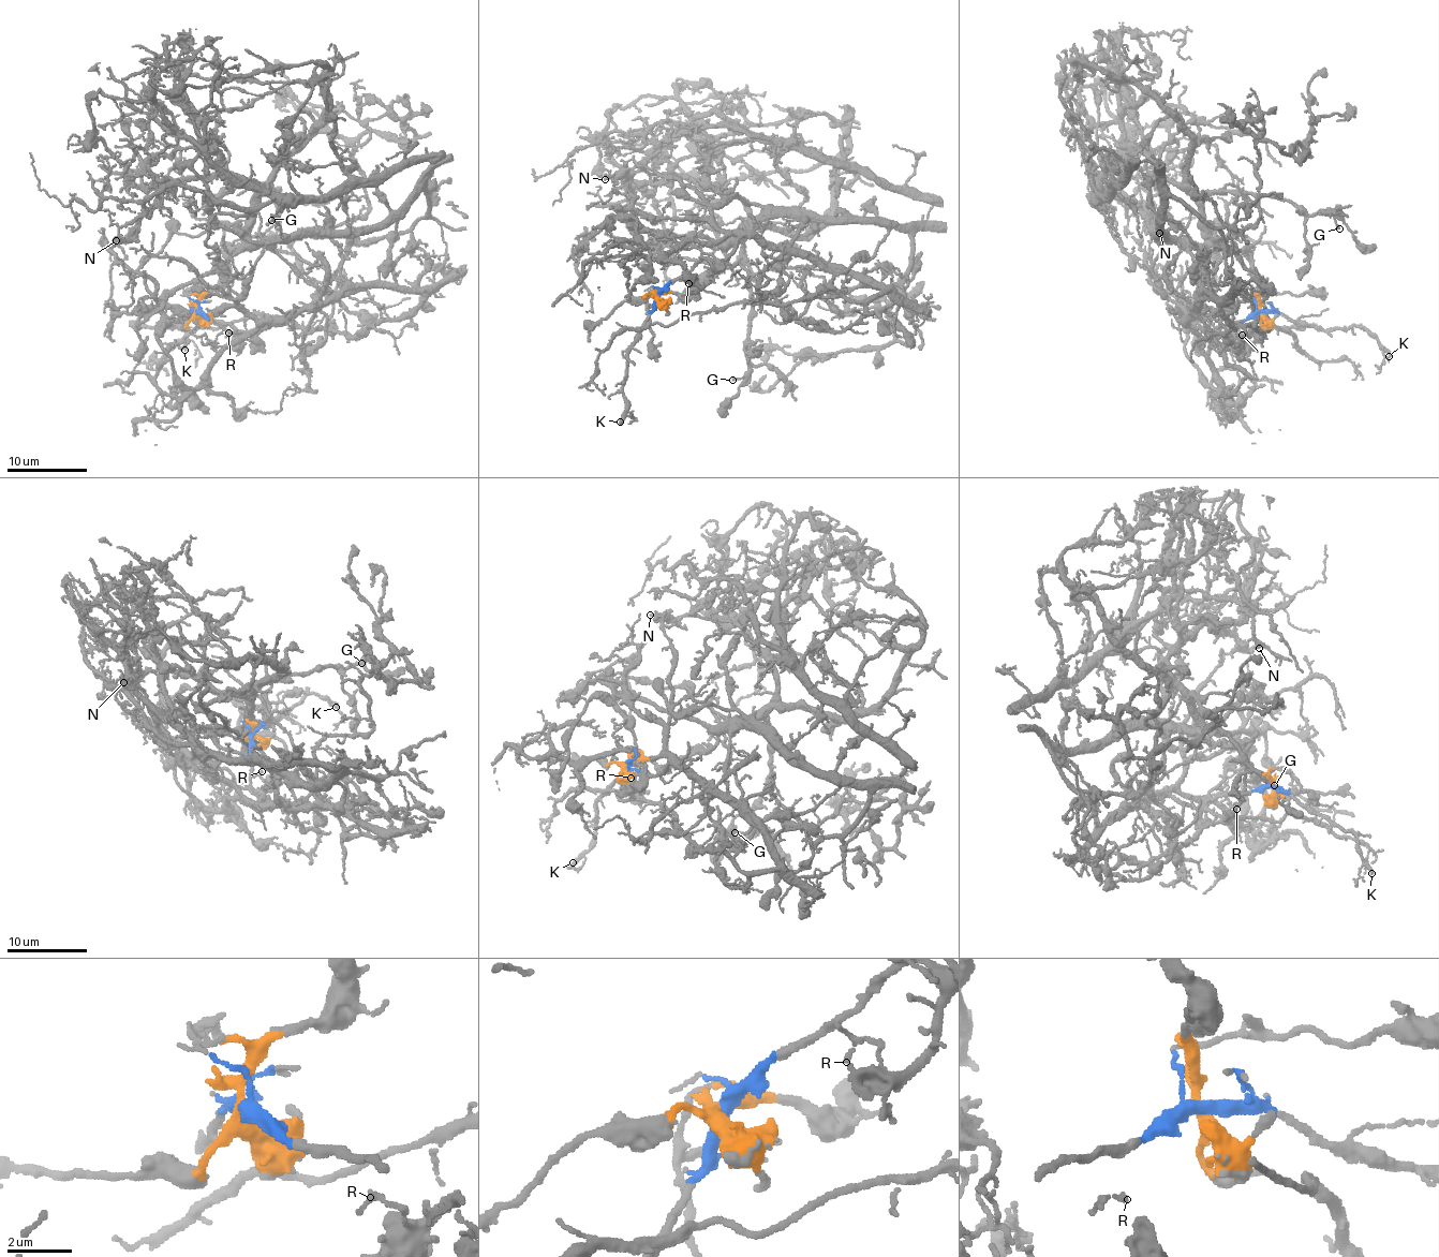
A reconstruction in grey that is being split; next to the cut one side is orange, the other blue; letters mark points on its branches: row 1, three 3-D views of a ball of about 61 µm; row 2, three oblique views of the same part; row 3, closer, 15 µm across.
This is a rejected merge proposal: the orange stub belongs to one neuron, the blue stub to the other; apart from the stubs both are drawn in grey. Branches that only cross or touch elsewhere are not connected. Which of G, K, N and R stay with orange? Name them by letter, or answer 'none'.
G, N

